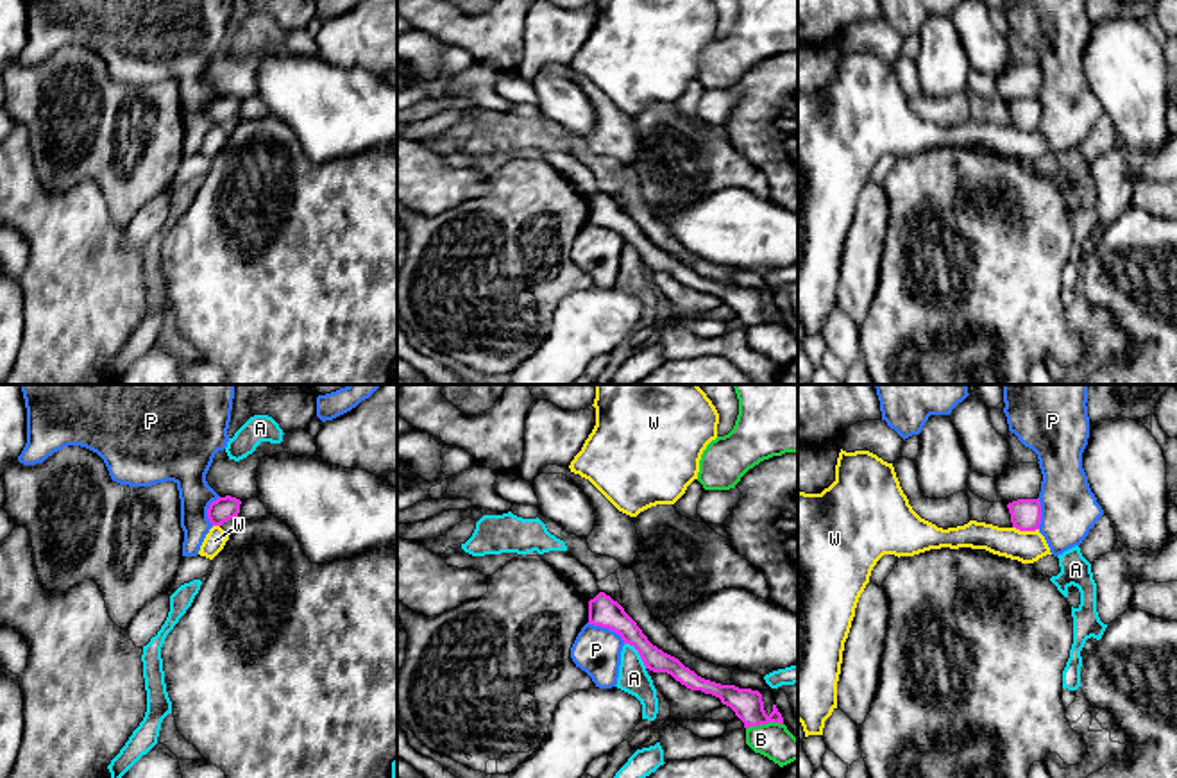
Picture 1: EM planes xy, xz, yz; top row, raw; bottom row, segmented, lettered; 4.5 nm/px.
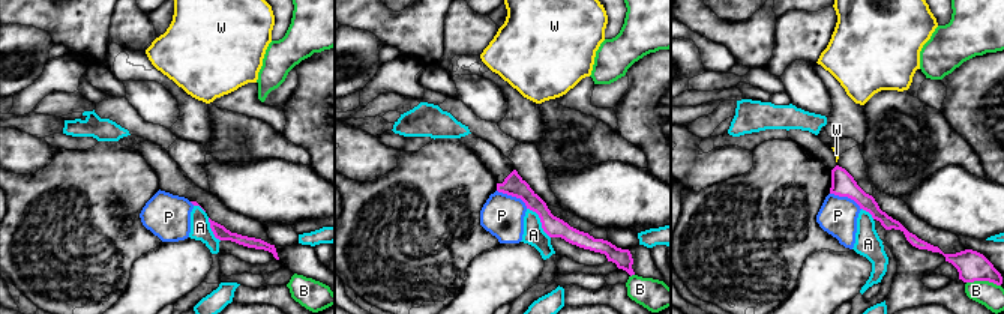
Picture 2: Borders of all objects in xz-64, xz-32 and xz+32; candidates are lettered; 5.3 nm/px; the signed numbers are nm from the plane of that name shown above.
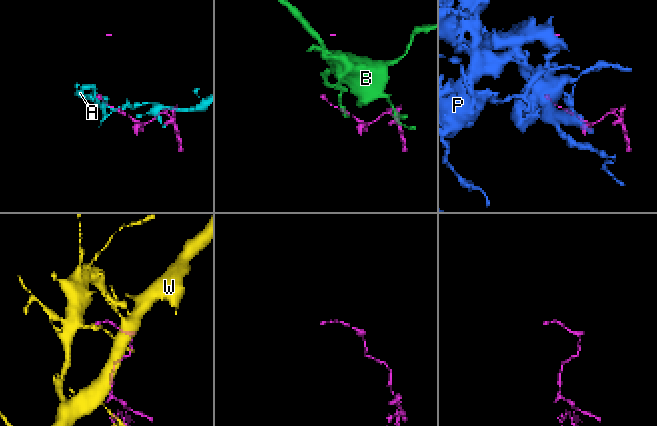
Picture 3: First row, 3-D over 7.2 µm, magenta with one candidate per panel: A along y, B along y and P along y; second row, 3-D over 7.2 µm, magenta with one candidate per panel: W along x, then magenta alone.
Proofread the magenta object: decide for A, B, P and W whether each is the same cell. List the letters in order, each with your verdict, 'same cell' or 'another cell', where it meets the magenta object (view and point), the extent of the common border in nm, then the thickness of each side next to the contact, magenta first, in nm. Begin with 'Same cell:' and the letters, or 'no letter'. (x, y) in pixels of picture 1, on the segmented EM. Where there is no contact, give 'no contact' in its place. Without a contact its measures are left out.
Same cell: no letter
A: another cell; meets magenta in xz at (639, 653); contact 160 nm long; 140 nm thick on the magenta side, 140 nm on the other
B: another cell; meets magenta in xz at (764, 723); contact 170 nm long; 140 nm thick on the magenta side, 160 nm on the other
P: another cell; meets magenta in xz at (607, 626); contact 200 nm long; 140 nm thick on the magenta side, 220 nm on the other
W: another cell; meets magenta in yz at (1025, 530); contact 120 nm long; 140 nm thick on the magenta side, 140 nm on the other

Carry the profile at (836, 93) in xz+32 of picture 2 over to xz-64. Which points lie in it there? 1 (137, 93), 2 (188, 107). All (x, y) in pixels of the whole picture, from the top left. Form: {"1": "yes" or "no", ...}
{"1": "no", "2": "yes"}

